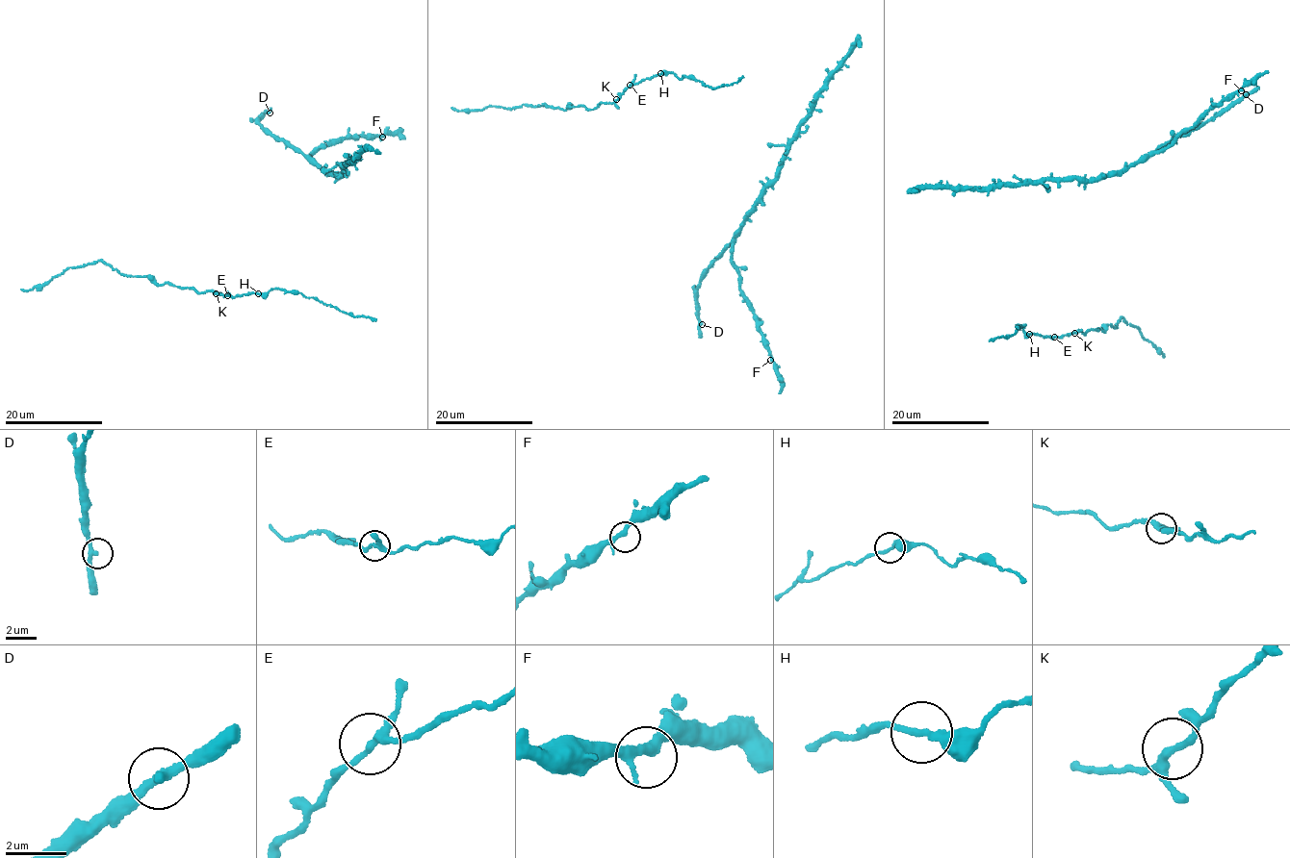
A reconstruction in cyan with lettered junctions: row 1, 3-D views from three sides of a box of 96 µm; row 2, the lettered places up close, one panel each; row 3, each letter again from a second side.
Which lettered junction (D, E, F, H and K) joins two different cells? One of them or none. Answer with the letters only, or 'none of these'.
K

